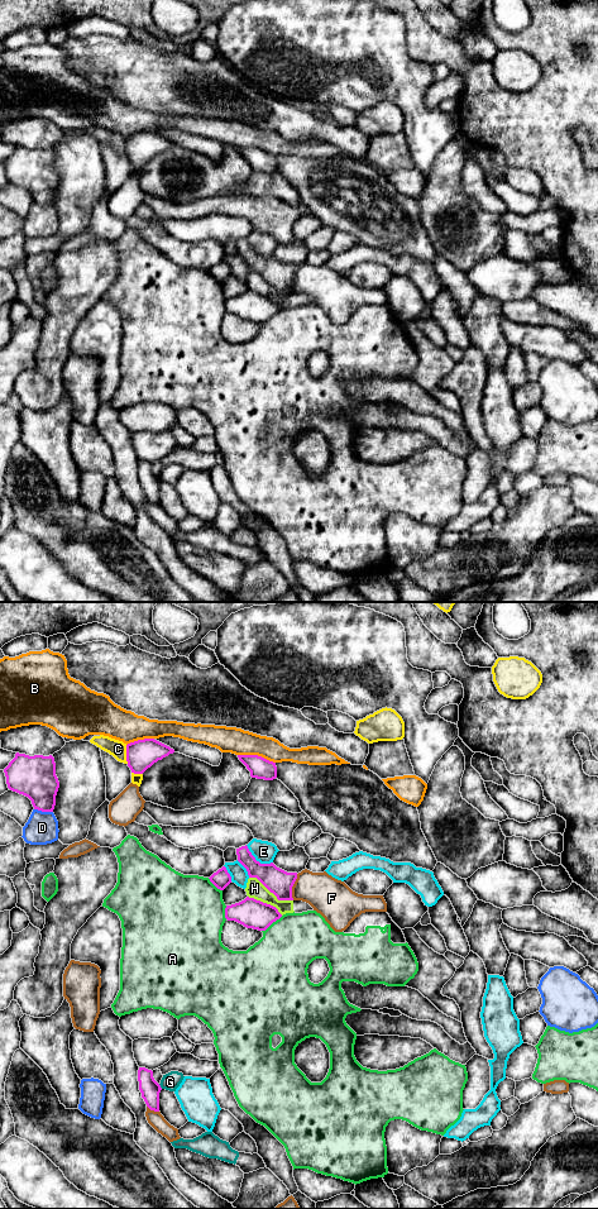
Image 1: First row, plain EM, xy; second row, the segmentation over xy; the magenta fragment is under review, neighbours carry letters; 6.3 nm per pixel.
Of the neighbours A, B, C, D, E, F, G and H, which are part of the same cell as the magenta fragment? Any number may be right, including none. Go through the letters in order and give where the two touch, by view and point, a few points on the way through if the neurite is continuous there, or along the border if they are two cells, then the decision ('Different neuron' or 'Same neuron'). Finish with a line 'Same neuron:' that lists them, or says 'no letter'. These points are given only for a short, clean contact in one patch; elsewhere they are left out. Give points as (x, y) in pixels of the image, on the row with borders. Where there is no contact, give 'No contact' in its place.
A: Touches magenta at xy (272, 922). Different neuron
B: Touches magenta at xy (257, 755). Different neuron
C: Touches magenta at xy (127, 754). Boundary: xy (125, 745), (125, 760), (128, 763). Different neuron
D: Touches magenta at xy (43, 811). Different neuron
E: Touches magenta at xy (256, 860). Different neuron
F: Touches magenta at xy (292, 885). Different neuron
G: Touches magenta at xy (159, 1086). Different neuron
H: Touches magenta at xy (271, 892). Boundary: xy (249, 877), (256, 877), (278, 899), (292, 901). Different neuron
Same neuron: no letter

